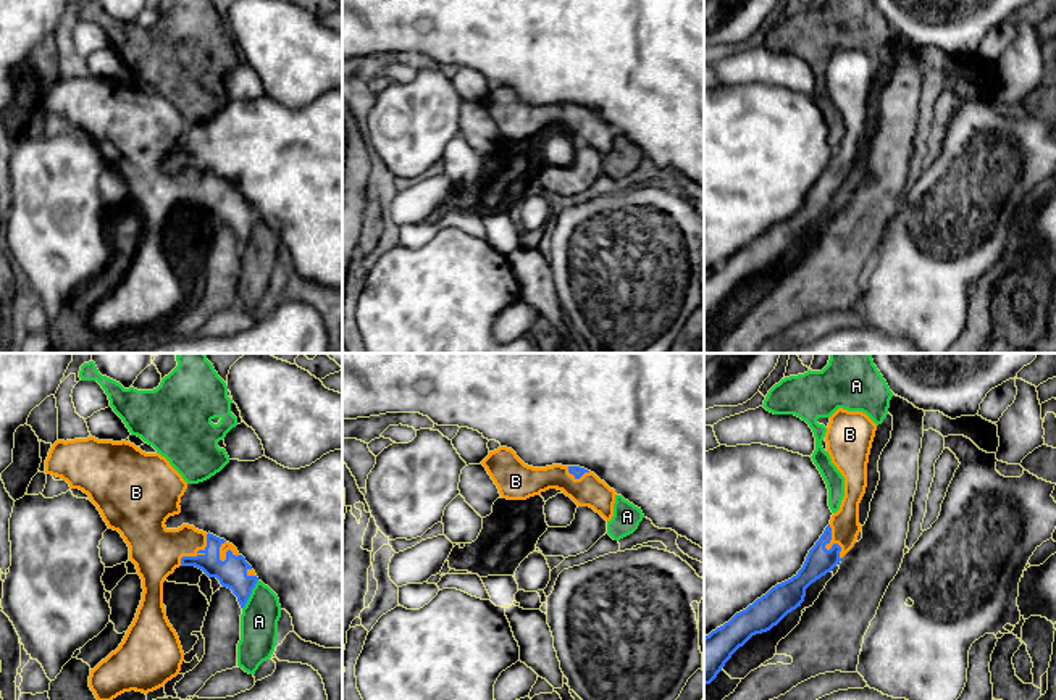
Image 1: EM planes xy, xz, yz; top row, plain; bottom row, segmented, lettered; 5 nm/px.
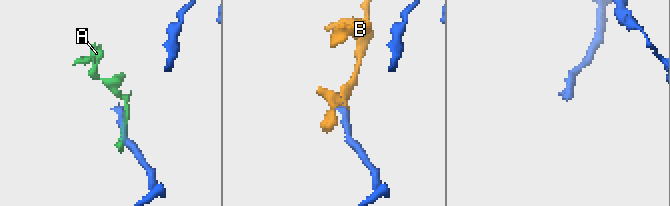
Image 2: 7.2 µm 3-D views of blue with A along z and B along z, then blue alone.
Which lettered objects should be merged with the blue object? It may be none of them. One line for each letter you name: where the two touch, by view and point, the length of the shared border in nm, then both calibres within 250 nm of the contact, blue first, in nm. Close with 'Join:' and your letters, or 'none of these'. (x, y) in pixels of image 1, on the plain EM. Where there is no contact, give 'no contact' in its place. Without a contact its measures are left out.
B: xy (197, 194) | 220 nm | 150/260 nm
Join: B

